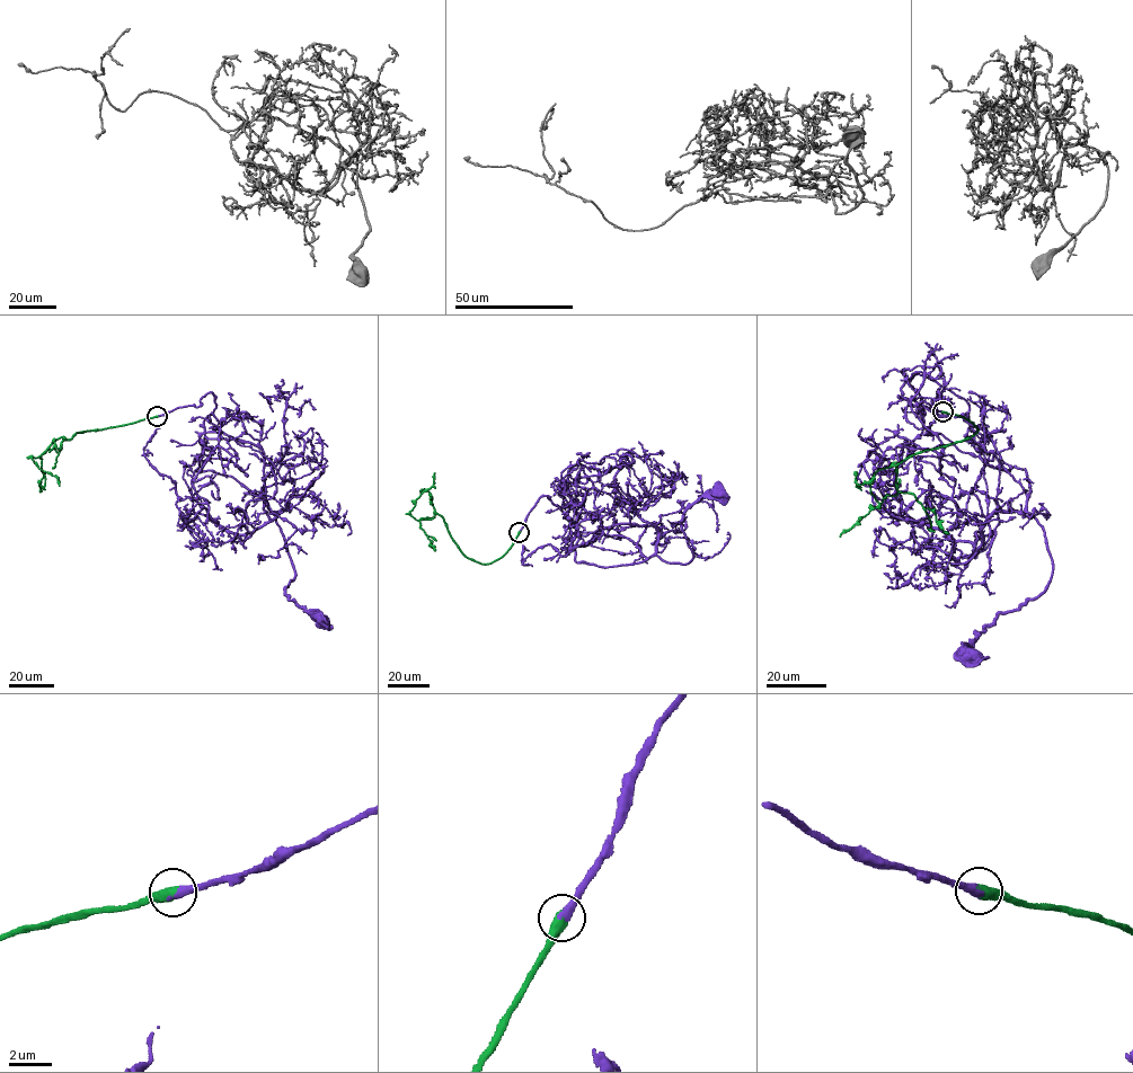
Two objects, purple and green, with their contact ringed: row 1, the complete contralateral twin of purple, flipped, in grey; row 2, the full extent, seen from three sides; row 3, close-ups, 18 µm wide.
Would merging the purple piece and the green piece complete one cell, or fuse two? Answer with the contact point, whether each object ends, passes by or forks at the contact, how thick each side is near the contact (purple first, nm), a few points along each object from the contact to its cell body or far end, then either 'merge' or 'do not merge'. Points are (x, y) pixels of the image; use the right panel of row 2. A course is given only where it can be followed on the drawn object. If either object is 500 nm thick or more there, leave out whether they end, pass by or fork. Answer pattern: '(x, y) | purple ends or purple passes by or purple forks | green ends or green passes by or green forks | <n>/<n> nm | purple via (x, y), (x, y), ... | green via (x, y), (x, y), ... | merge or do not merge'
(943, 411) | 440/600 nm | purple via (943, 411), (901, 388), (918, 373), (964, 398), (1052, 560), (972, 656) | green via (943, 411), (964, 417), (976, 432), (893, 463), (897, 463), (897, 494), (886, 495), (839, 537) | merge

